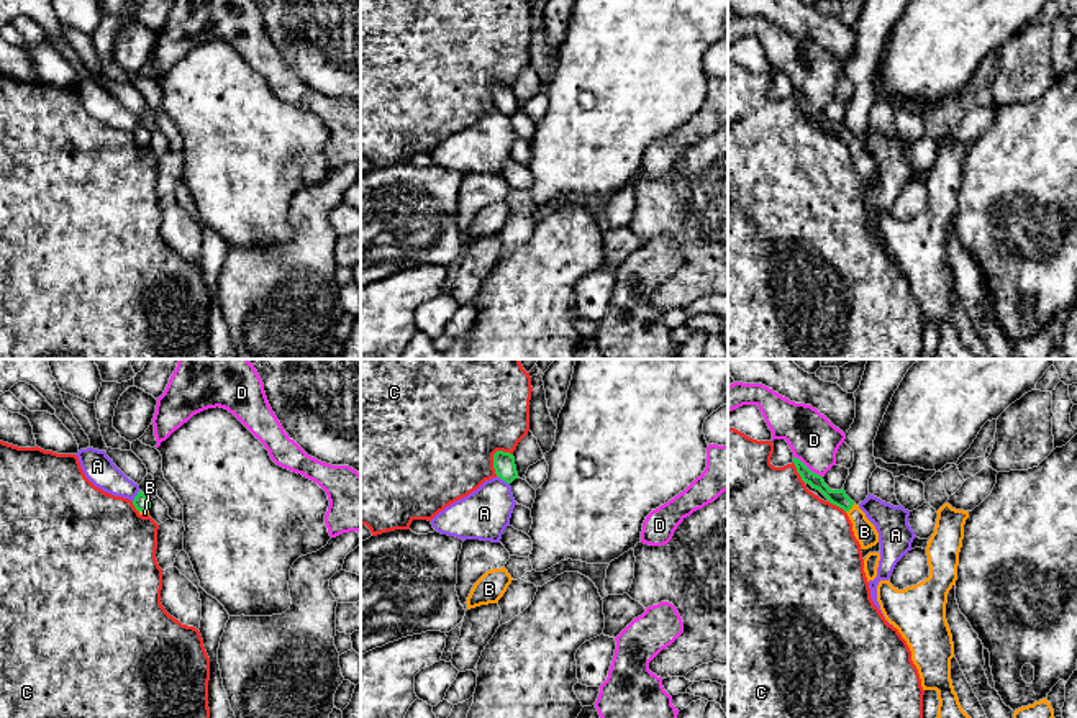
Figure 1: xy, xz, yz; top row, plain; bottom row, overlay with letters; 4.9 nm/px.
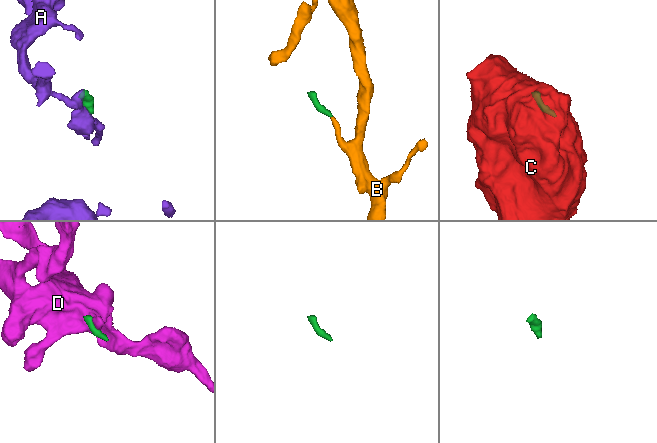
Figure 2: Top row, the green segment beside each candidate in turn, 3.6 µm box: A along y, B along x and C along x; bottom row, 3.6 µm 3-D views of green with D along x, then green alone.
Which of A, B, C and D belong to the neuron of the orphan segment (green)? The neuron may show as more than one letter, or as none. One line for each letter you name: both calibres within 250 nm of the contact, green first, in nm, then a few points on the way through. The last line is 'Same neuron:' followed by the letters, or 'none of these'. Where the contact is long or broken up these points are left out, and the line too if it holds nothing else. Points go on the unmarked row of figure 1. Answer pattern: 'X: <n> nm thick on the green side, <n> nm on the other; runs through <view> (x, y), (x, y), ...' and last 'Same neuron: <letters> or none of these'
B: 80 nm thick on the green side, 110 nm on the other; runs through yz (836, 130), (849, 141), (858, 149), (864, 164)
Same neuron: B

